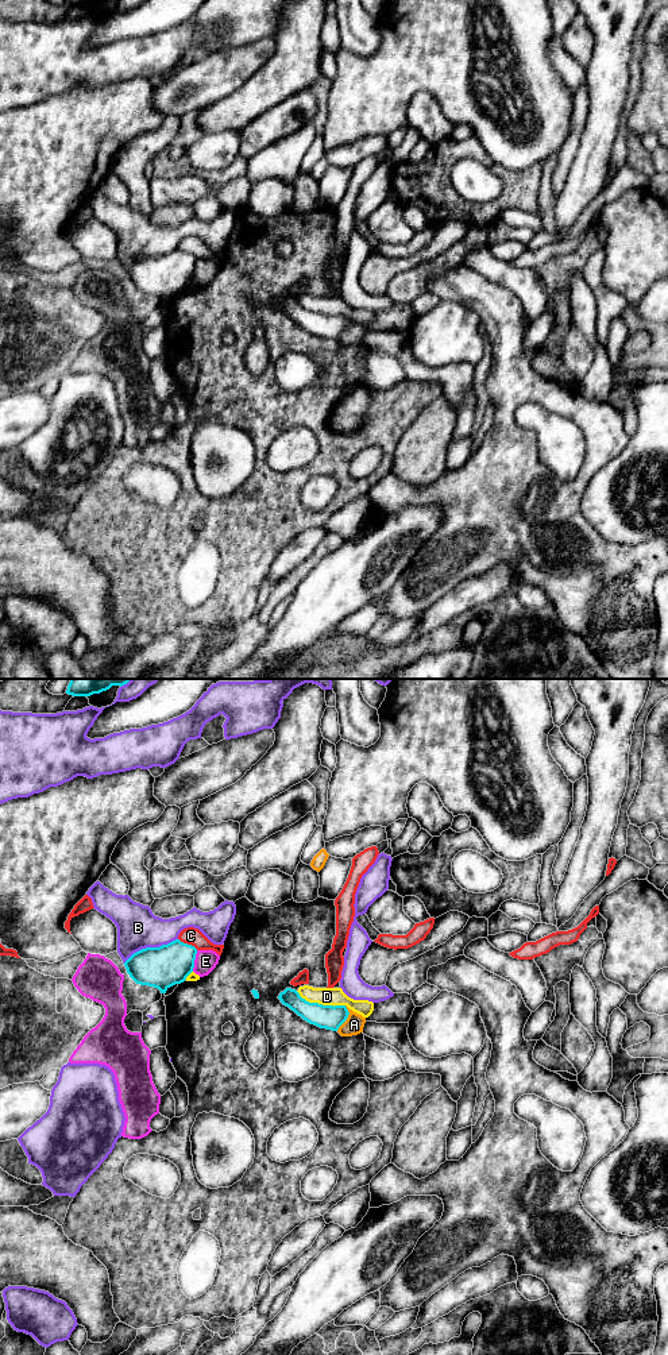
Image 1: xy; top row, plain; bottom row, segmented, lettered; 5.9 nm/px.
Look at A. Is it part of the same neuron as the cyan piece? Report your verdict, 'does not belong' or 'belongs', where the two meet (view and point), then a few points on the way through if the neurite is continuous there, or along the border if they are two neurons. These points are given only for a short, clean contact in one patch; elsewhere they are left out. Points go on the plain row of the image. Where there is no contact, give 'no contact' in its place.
does not belong; meets cyan in xy at (347, 325); border along xy (346, 315), (348, 325), (336, 339)

